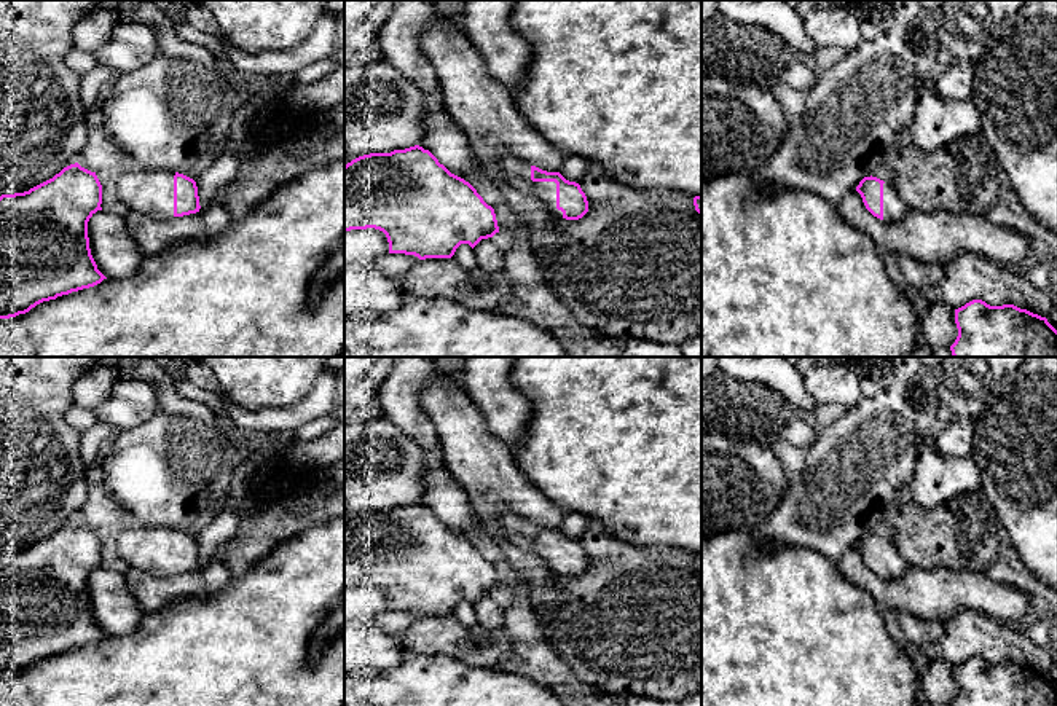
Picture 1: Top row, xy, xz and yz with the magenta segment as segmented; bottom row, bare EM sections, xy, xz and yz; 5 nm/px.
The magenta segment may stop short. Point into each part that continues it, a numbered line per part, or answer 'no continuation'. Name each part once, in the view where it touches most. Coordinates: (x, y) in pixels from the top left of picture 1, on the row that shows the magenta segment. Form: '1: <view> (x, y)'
1: xz (517, 172)

